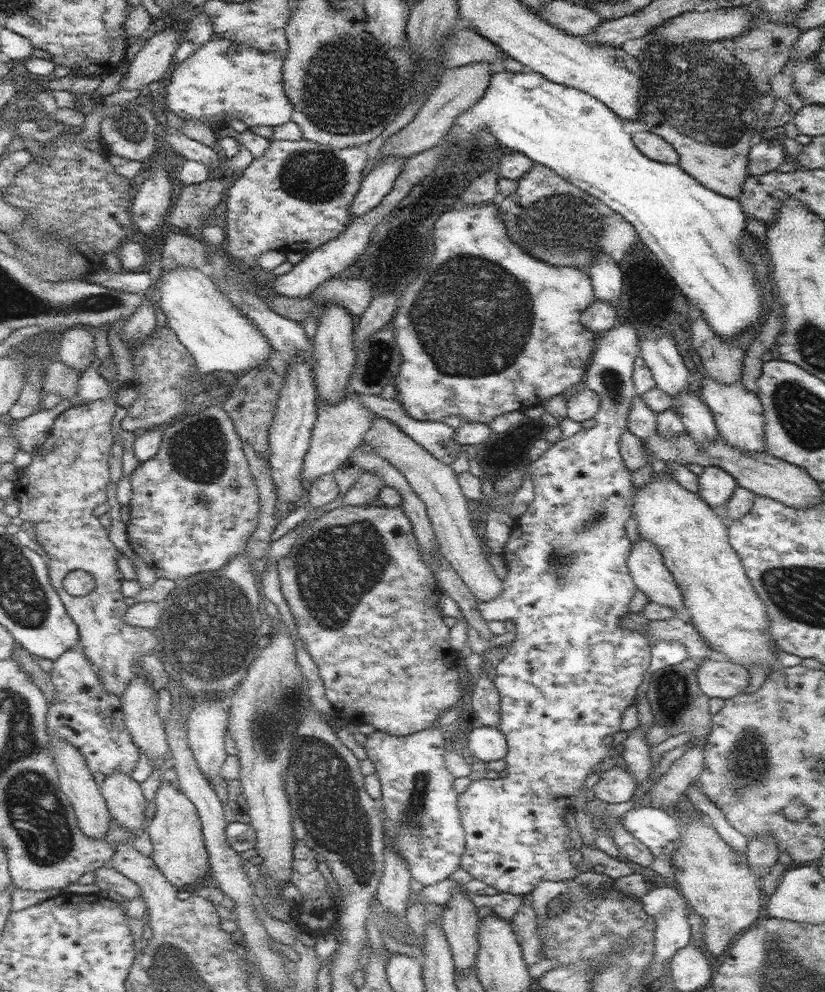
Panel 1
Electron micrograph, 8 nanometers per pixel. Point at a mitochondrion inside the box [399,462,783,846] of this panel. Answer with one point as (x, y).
(746, 765)

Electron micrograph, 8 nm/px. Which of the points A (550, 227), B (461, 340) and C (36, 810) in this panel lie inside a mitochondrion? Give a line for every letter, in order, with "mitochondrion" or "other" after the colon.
A: mitochondrion
B: mitochondrion
C: mitochondrion

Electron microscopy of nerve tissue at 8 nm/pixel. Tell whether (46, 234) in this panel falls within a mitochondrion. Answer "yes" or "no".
yes

